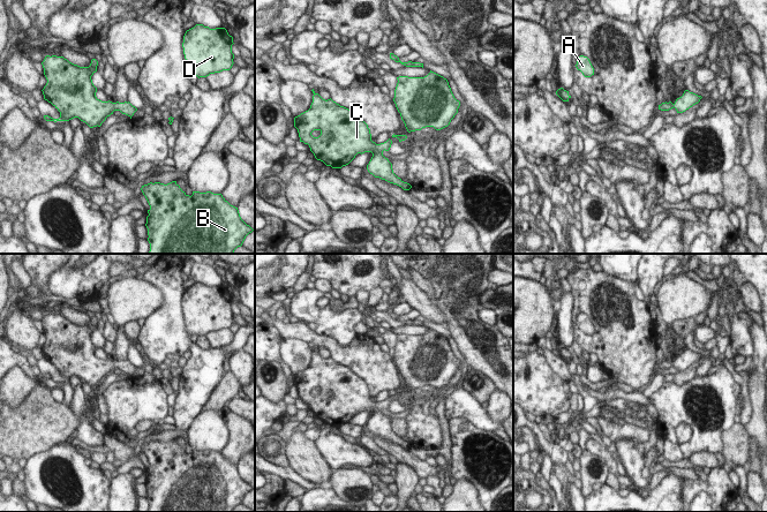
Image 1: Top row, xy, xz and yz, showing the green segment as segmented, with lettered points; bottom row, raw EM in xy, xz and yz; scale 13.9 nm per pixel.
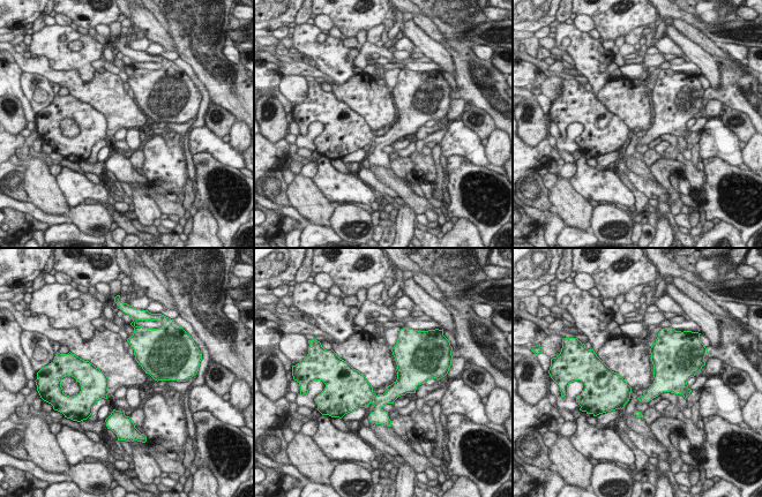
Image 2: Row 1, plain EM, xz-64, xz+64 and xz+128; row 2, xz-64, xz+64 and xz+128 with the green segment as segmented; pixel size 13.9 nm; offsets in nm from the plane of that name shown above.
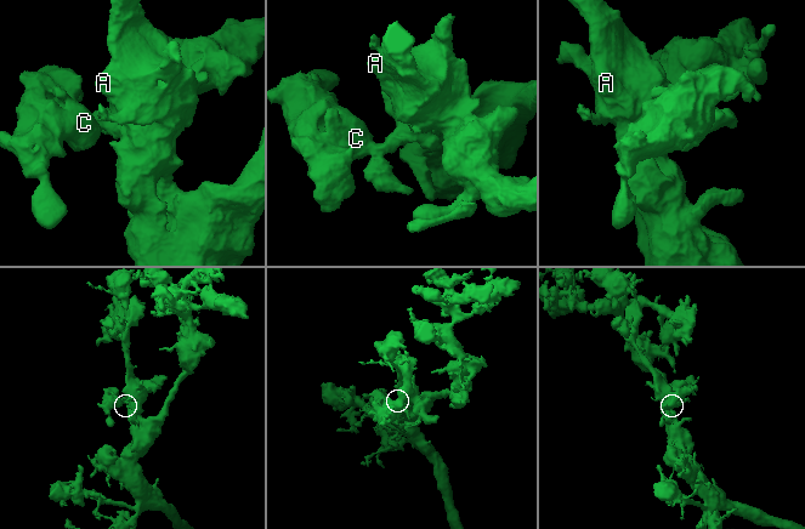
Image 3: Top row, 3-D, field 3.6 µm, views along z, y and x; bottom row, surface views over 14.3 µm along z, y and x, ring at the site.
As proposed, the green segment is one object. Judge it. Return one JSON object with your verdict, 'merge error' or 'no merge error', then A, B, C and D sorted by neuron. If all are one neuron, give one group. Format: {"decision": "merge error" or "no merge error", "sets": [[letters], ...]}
{"decision": "no merge error", "sets": [["A", "B", "C", "D"]]}

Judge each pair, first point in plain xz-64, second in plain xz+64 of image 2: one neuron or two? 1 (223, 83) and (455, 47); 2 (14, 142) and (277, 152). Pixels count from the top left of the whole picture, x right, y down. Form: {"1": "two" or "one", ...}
{"1": "one", "2": "one"}

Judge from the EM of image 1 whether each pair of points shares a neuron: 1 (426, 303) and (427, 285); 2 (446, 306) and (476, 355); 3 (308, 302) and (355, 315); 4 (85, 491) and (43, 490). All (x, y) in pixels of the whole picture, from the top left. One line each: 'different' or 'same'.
1: different
2: same
3: same
4: same

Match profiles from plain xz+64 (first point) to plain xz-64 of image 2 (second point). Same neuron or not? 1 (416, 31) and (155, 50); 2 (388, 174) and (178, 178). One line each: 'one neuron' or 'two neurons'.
1: two neurons
2: two neurons

